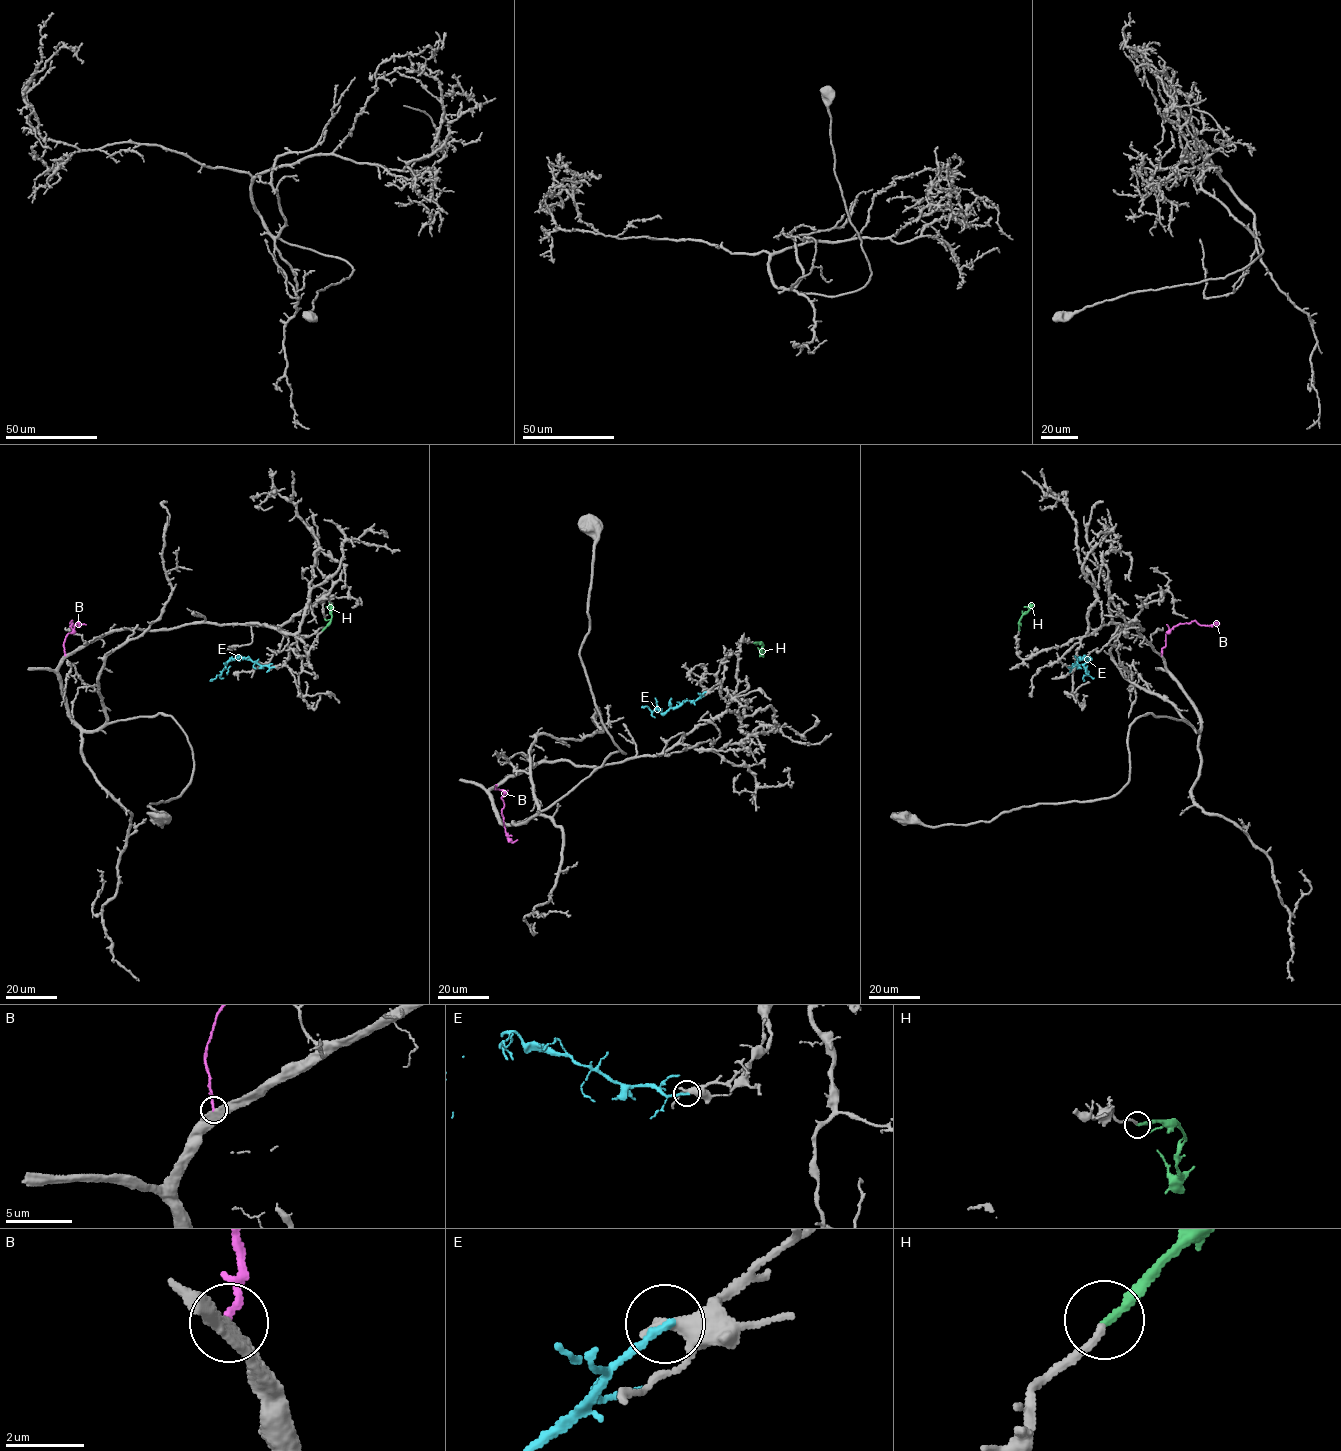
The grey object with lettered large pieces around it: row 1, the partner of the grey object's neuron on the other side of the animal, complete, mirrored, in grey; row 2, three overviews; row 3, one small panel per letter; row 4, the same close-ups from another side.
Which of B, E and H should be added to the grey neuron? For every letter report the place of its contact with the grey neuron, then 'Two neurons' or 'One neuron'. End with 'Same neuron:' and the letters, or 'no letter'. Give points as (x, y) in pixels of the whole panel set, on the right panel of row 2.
B: Touches grey at (1161, 655). Two neurons
E: Touches grey at (1068, 667). Two neurons
H: Touches grey at (1019, 630). One neuron
Same neuron: H

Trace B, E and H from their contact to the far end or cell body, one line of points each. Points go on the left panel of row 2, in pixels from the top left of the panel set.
B: (65, 655), (63, 642), (72, 631), (70, 623), (72, 620), (74, 626), (85, 624)
E: (273, 667), (258, 665), (238, 655), (230, 659), (220, 674), (209, 680)
H: (322, 630), (332, 615), (330, 608), (326, 606)

